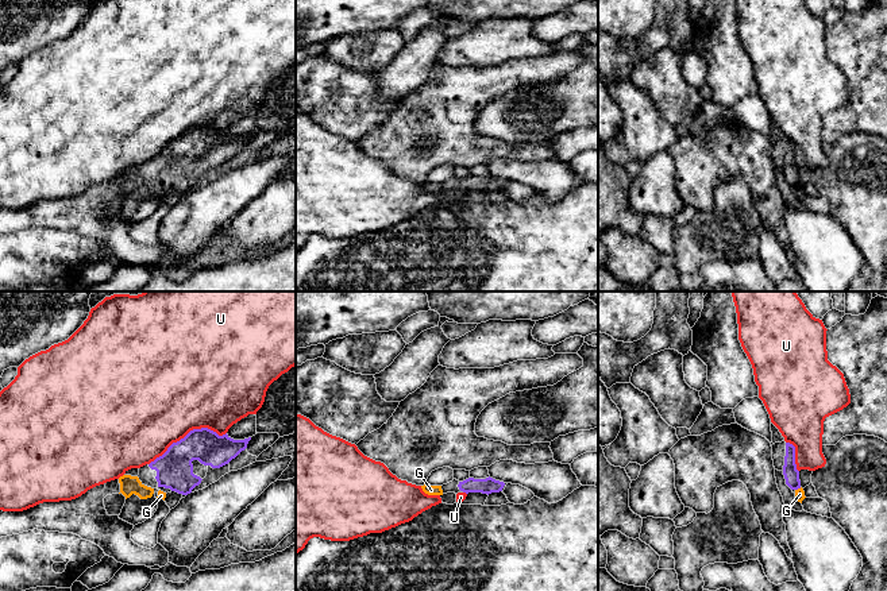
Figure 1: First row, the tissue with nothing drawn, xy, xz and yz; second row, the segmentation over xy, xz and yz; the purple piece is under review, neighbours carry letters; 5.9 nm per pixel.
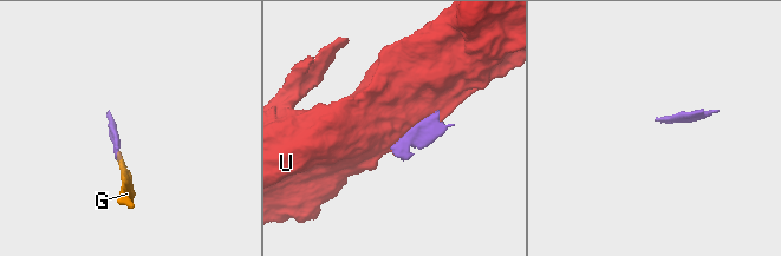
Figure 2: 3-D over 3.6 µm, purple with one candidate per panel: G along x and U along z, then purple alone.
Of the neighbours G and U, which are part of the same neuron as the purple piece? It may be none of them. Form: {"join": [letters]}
{"join": ["G"]}

